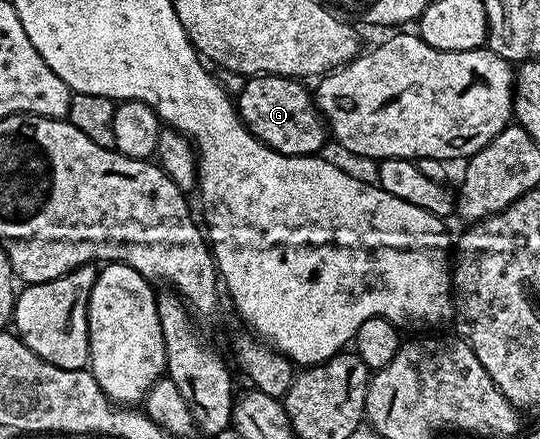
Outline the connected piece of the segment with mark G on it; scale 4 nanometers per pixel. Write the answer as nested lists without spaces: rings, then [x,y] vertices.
[[[255,75],[253,77],[247,78],[246,84],[243,87],[243,91],[236,95],[236,106],[238,109],[238,115],[242,119],[242,123],[246,128],[251,131],[258,140],[261,141],[264,145],[268,145],[272,150],[279,151],[285,155],[312,155],[317,156],[318,151],[322,146],[325,145],[326,141],[328,142],[328,128],[326,123],[322,118],[321,112],[318,111],[318,107],[315,103],[315,96],[312,94],[311,88],[307,86],[305,82],[289,79],[283,75]]]

